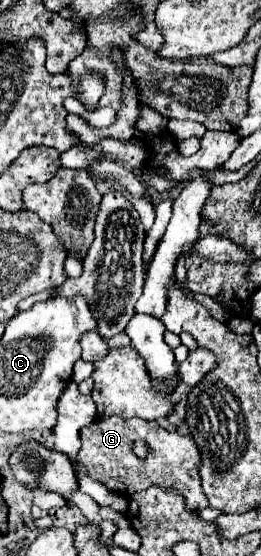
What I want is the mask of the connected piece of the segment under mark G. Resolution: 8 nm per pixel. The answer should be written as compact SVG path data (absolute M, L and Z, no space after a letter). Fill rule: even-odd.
M110 416L110 418L98 418L94 424L86 426L86 430L82 430L80 438L82 438L82 448L78 452L78 466L84 468L92 480L102 482L110 492L116 492L120 496L132 496L136 492L150 488L150 486L162 486L162 488L178 490L186 498L188 510L202 510L208 506L208 500L202 494L200 476L198 476L200 452L198 452L198 446L194 444L194 440L190 436L182 436L178 432L168 432L158 422L144 422L142 418L124 420L118 416ZM138 440L148 444L148 456L146 458L136 456L132 450L132 444Z

